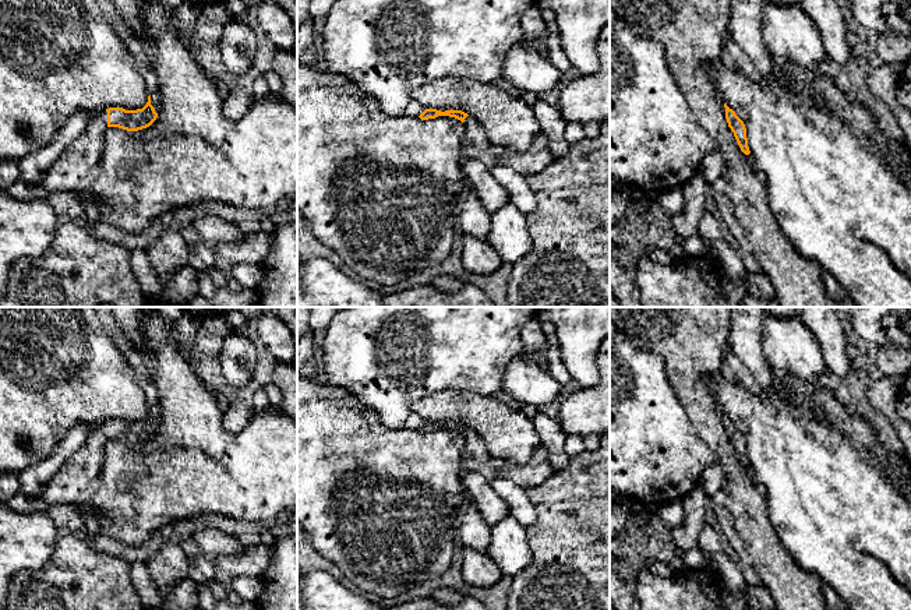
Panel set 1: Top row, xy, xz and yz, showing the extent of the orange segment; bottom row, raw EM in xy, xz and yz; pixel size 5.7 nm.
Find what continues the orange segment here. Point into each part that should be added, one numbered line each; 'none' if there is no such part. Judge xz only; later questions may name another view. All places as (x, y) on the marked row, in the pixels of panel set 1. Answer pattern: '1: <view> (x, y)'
1: xz (475, 131)

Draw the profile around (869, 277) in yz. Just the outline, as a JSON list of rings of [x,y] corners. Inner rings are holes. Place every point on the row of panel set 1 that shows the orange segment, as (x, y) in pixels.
[[[706,63],[717,92],[724,103],[735,112],[746,128],[751,156],[755,158],[759,172],[766,177],[770,208],[788,240],[804,257],[816,261],[827,269],[850,293],[857,307],[911,307],[911,148],[905,141],[896,141],[879,128],[876,116],[861,103],[848,98],[829,74],[816,70],[801,70],[794,64],[776,64],[769,81],[753,82],[734,64],[714,66]]]

